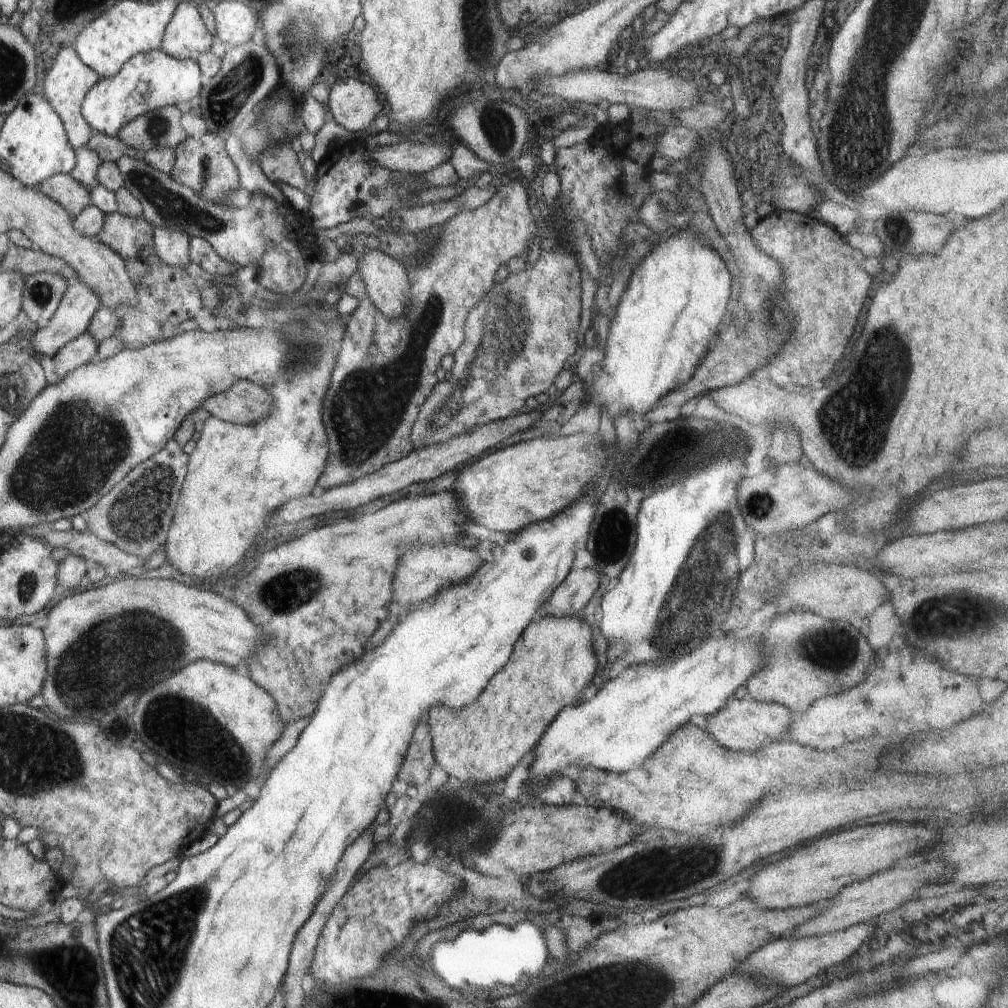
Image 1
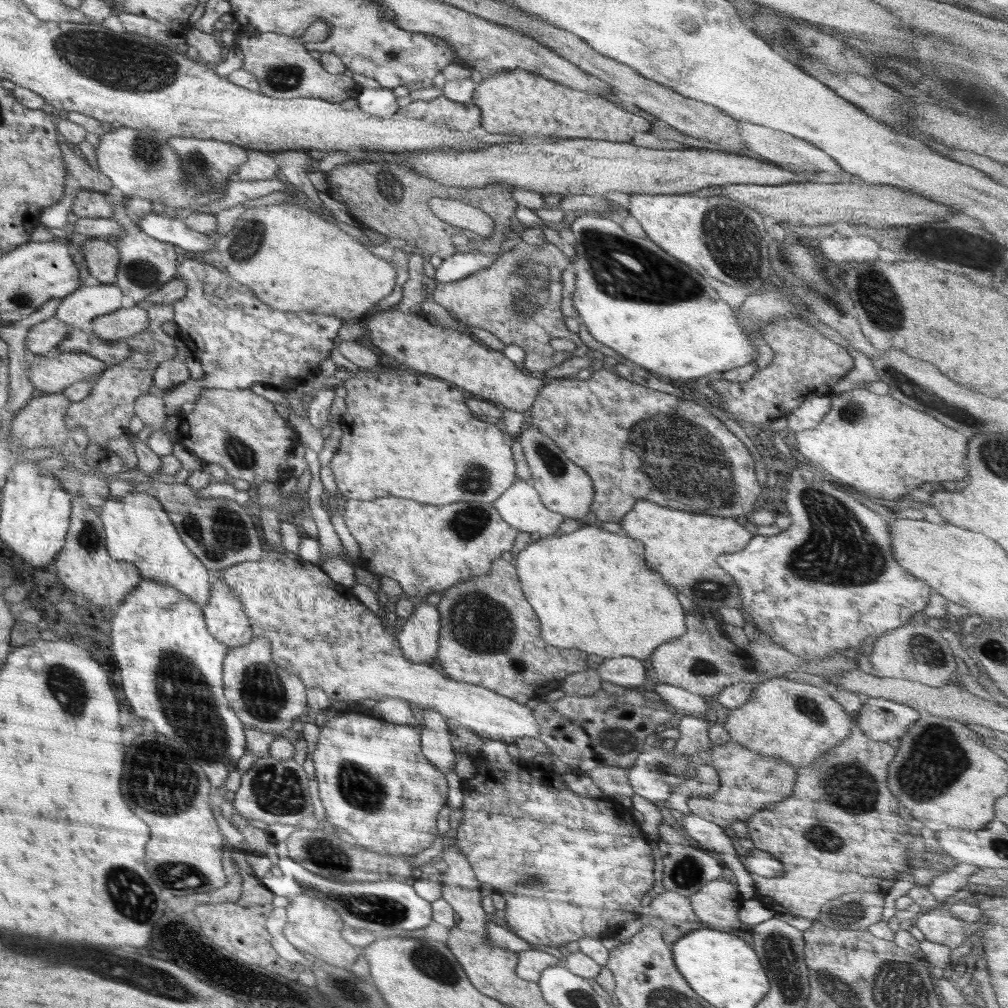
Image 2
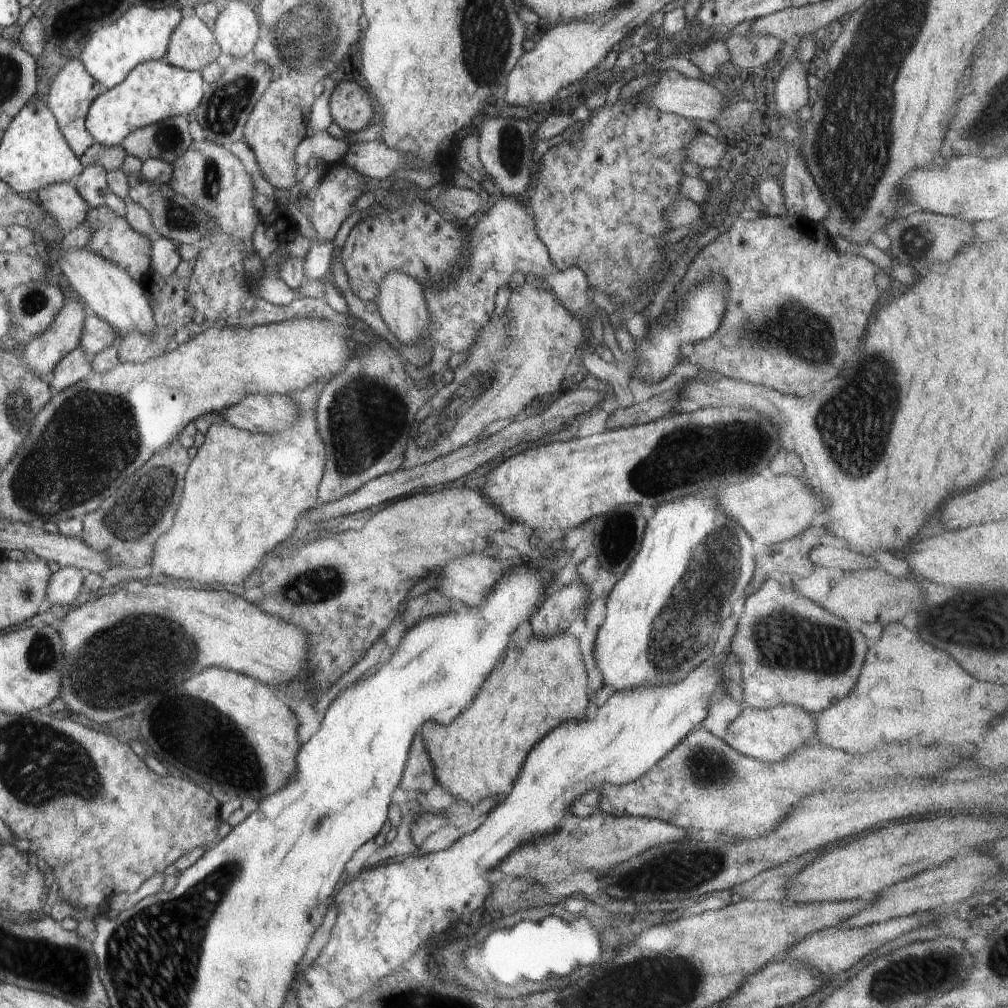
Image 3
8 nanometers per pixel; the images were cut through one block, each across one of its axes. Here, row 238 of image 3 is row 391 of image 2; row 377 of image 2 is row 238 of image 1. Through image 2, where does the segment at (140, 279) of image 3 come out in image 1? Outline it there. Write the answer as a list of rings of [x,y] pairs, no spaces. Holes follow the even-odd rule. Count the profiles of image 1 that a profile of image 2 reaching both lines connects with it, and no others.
[[[119,211],[105,216],[98,239],[124,258],[135,259],[146,244],[153,240],[153,227],[142,217],[130,217]]]

